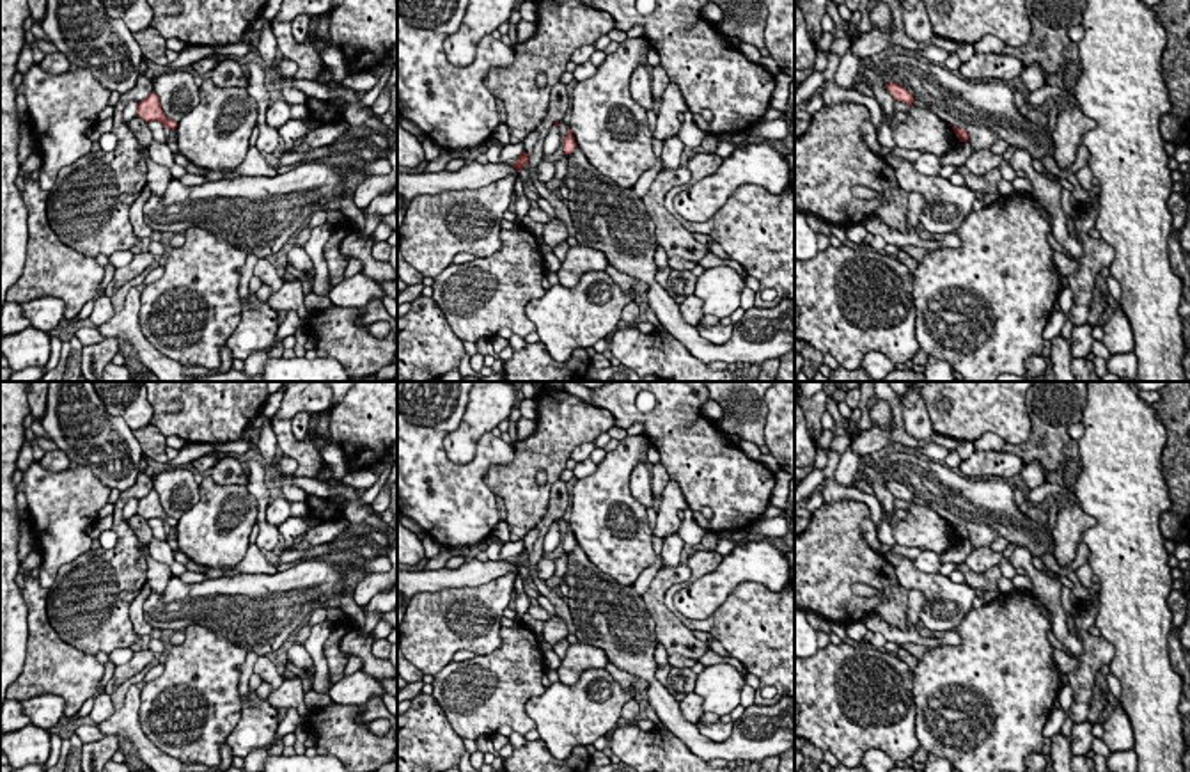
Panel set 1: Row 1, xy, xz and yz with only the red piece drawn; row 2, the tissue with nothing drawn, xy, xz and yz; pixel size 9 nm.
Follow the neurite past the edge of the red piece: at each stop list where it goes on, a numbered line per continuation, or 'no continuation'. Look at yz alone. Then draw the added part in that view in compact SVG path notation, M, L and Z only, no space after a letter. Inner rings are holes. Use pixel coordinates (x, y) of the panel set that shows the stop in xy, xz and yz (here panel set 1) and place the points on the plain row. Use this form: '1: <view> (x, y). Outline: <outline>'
no continuation

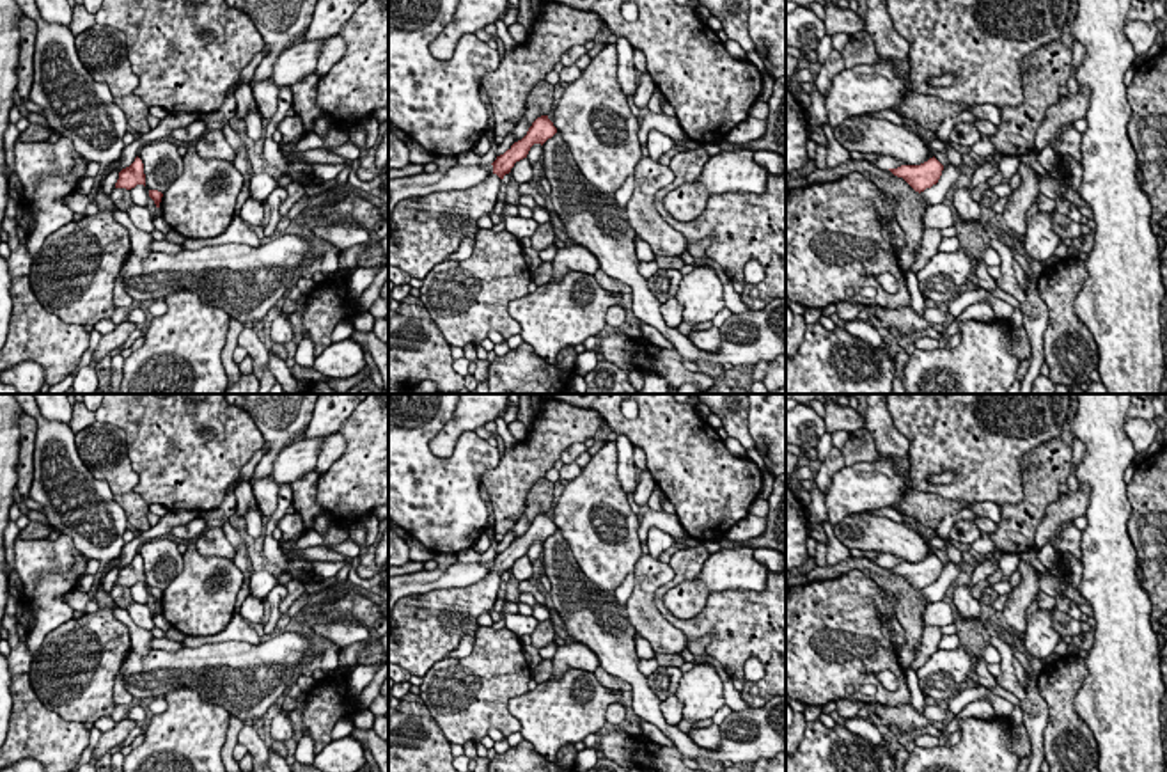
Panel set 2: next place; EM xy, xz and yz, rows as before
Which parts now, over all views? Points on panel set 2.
1: xz (428, 627). Outline: M490 571L466 587L435 589L404 596L390 614L388 662L424 676L470 635L475 644L477 618L493 611L502 577Z

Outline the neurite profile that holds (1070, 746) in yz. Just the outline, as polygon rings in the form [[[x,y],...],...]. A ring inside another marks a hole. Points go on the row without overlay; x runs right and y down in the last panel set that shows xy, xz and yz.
[[[1078,653],[1046,664],[1038,676],[1048,706],[1043,749],[1050,772],[1089,772],[1098,763],[1096,738],[1073,708],[1085,676],[1085,658]]]

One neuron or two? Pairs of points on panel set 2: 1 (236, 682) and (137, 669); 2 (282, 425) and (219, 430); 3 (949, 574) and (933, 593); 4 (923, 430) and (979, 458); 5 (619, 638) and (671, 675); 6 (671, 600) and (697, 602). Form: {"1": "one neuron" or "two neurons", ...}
{"1": "one neuron", "2": "two neurons", "3": "one neuron", "4": "one neuron", "5": "two neurons", "6": "one neuron"}

